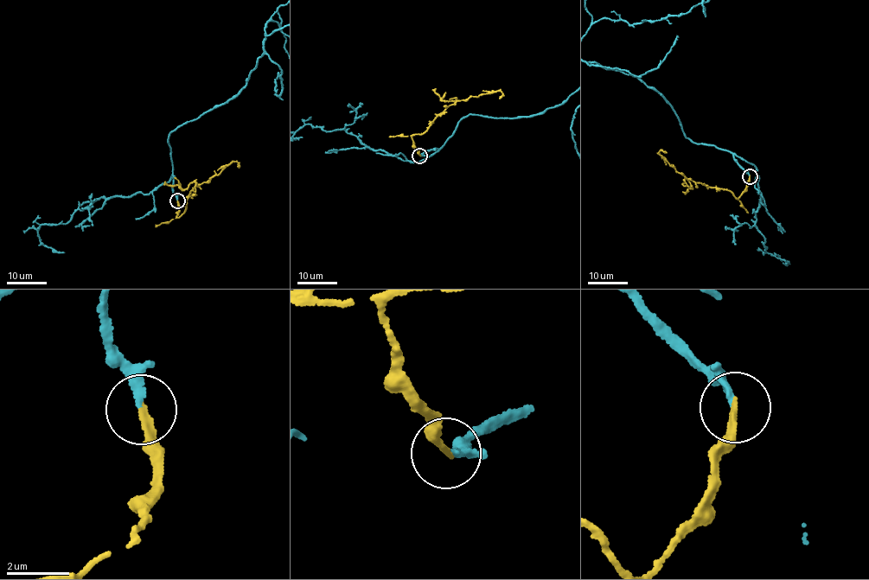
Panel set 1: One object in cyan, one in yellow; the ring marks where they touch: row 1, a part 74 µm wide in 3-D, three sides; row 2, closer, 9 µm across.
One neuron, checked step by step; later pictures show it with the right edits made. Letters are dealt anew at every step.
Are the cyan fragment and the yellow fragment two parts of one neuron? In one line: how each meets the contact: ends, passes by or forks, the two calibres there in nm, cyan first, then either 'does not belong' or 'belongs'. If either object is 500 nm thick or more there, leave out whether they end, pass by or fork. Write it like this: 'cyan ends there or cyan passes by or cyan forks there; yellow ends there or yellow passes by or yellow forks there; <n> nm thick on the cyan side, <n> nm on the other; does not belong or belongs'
cyan ends there; yellow ends there; 200 nm thick on the cyan side, 220 nm on the other; belongs

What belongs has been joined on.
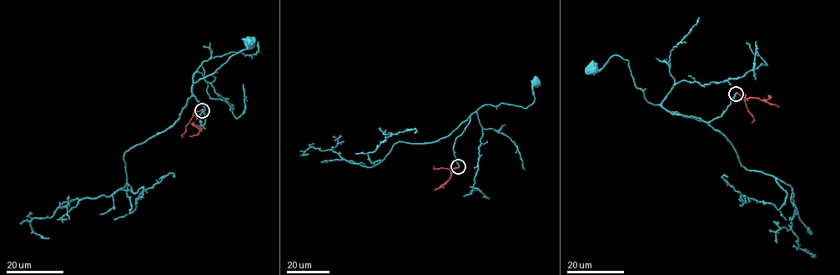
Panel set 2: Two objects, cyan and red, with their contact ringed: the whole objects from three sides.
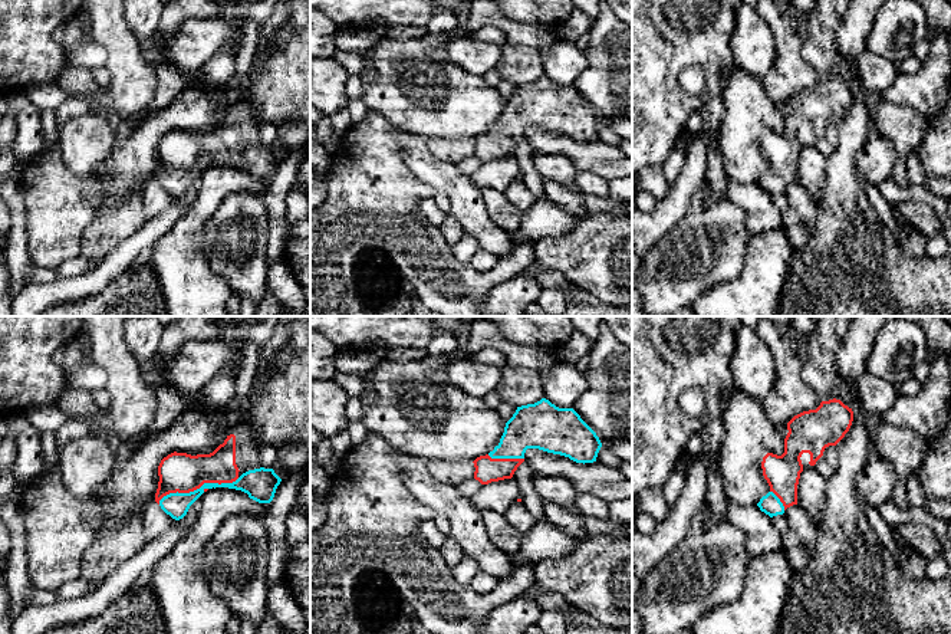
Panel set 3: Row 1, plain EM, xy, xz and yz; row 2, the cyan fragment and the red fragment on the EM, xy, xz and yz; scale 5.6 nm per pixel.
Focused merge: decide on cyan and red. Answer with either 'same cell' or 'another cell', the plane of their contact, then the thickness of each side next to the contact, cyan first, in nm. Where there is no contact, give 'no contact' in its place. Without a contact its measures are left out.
same cell; contact in xy; calibres 140 and 220 nm

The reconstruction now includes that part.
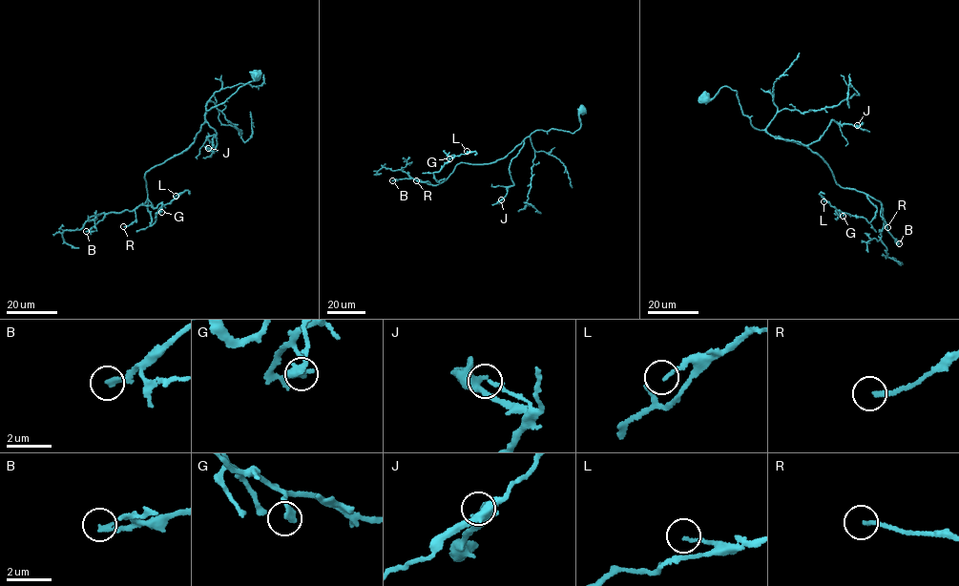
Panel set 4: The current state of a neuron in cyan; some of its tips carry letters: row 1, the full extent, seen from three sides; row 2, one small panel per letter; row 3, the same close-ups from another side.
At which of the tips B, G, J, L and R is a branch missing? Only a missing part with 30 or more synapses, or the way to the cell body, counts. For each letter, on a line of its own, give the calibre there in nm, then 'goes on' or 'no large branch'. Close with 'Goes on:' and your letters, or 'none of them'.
B: 200 nm thick; goes on
G: 320 nm thick; no large branch
J: 130 nm thick; no large branch
L: 130 nm thick; no large branch
R: 160 nm thick; goes on
Goes on: B, R

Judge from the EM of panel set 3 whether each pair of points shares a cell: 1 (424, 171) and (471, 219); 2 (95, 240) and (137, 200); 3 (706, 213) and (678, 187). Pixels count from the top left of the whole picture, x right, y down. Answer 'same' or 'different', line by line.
1: same
2: same
3: different

